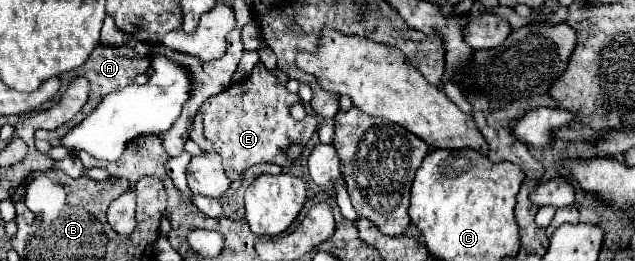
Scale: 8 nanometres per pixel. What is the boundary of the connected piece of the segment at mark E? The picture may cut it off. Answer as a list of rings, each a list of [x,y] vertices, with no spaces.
[[[258,61],[250,77],[230,85],[226,91],[202,103],[196,113],[190,139],[196,141],[202,151],[216,151],[222,157],[224,171],[232,181],[240,171],[246,171],[258,163],[276,163],[286,167],[290,161],[284,161],[284,151],[292,143],[306,145],[318,129],[316,115],[308,115],[302,121],[296,121],[290,115],[290,105],[298,101],[300,97],[288,93],[278,77]]]

